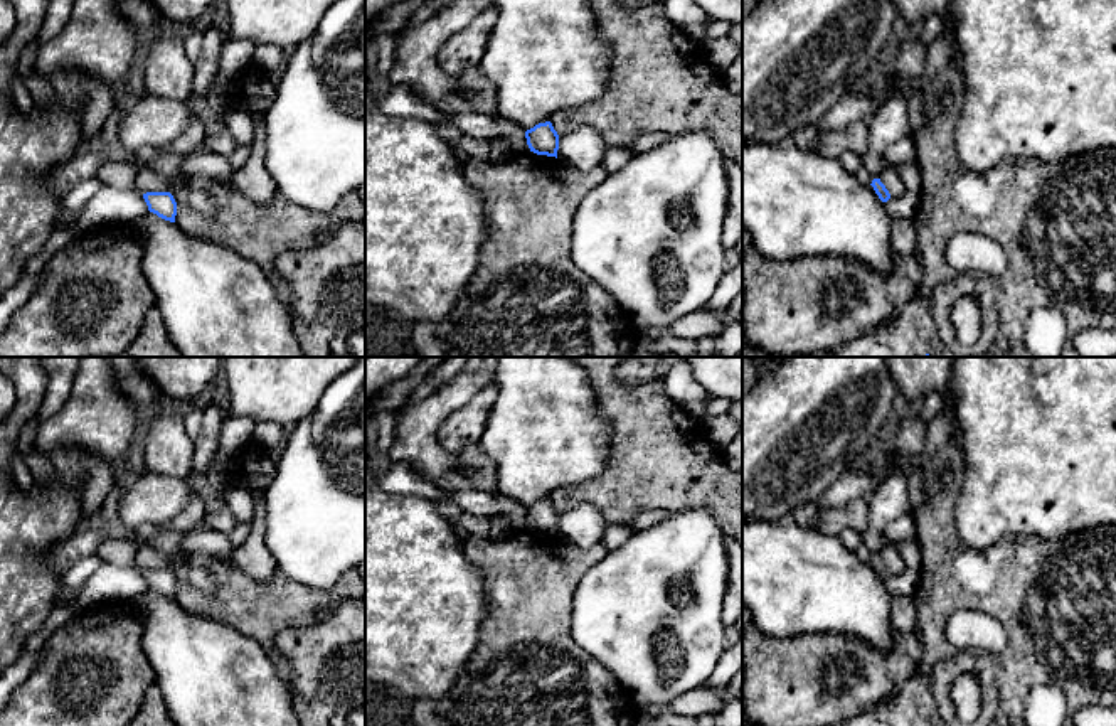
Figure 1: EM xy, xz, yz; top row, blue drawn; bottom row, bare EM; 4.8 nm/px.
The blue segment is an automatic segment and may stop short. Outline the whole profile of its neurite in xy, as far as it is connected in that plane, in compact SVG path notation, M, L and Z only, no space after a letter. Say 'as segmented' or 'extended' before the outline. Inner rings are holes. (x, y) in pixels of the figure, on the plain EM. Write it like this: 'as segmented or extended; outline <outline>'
as segmented; outline M146 569L143 576L148 583L148 588L158 595L175 600L177 579L170 569Z

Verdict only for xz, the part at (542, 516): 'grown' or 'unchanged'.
unchanged

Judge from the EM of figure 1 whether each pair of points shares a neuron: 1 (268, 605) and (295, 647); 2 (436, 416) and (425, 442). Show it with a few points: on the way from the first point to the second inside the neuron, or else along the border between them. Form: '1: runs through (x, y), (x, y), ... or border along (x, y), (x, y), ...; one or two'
1: border along (278, 632), (271, 640); two
2: runs through (430, 423), (425, 428), (425, 435); one

